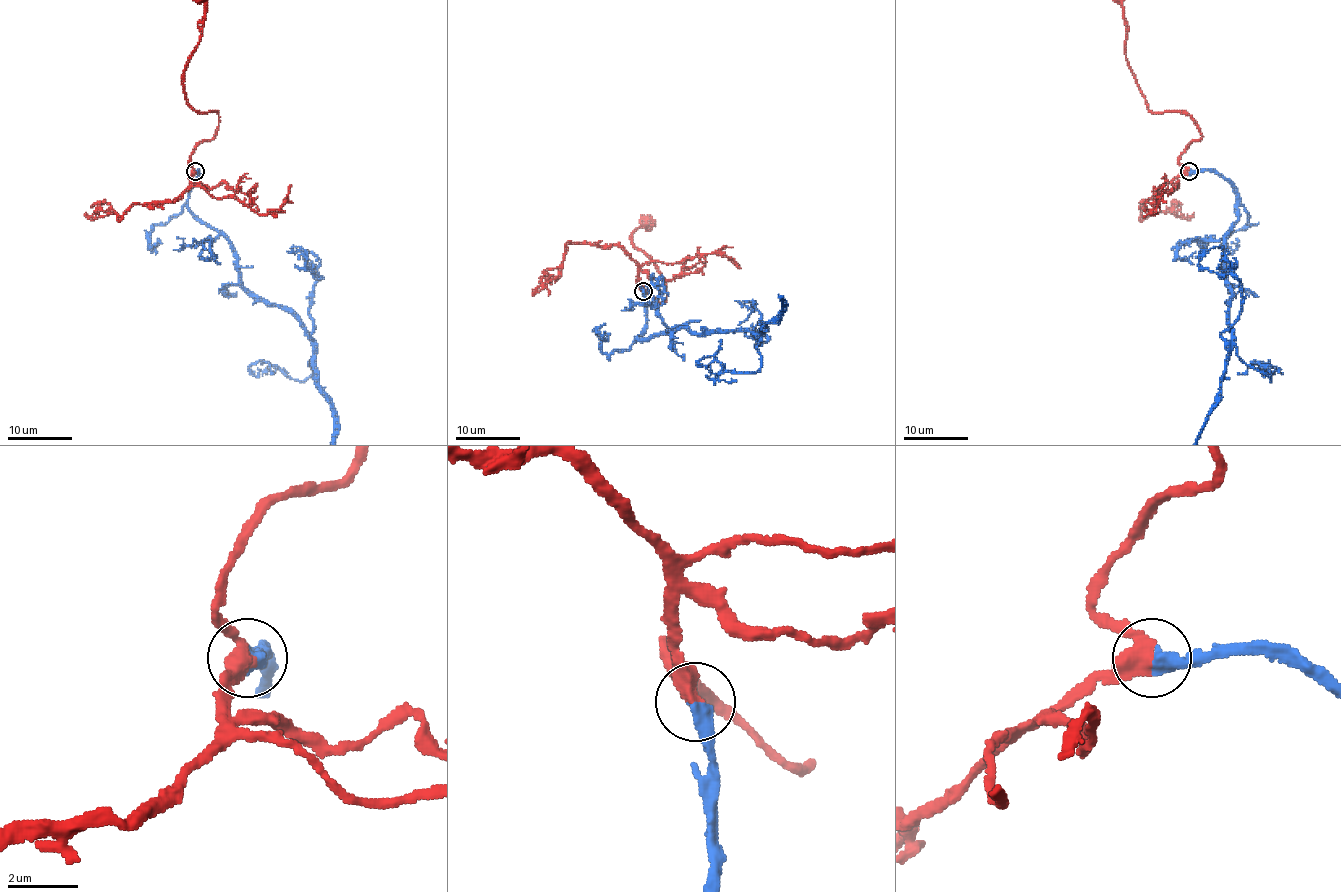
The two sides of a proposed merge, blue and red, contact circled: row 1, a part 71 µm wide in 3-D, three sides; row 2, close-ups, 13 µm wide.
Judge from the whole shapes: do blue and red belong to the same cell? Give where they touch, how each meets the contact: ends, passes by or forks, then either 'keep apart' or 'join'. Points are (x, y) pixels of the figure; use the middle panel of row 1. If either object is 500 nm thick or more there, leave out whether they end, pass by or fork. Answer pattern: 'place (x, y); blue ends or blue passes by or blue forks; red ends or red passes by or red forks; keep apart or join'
place (643, 291); blue ends; red passes by; join

